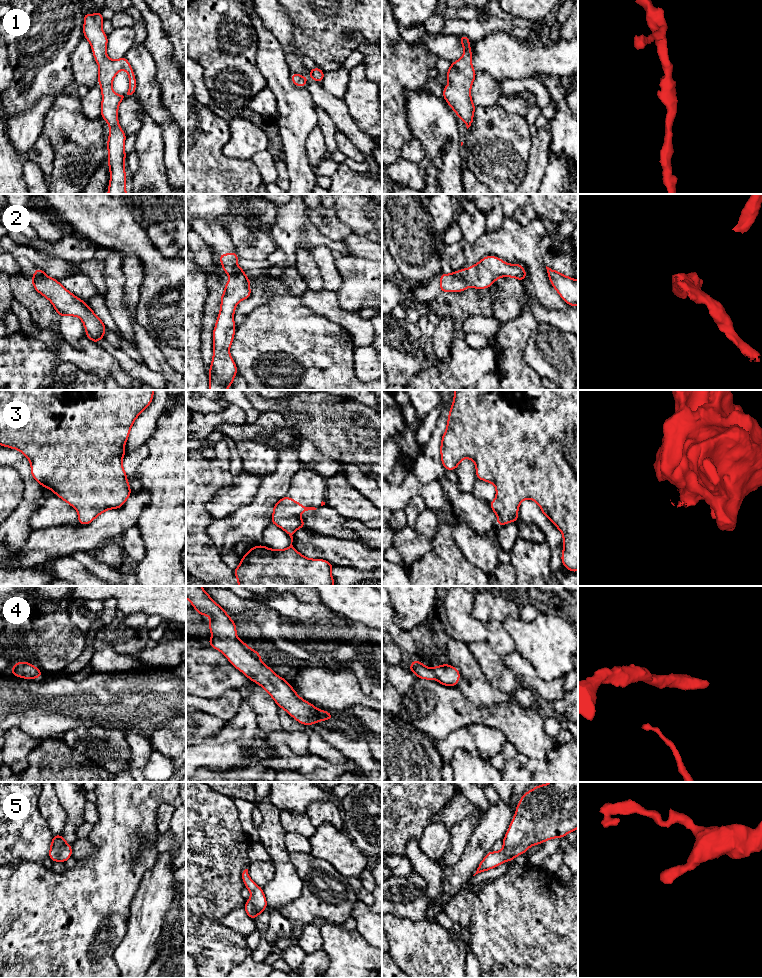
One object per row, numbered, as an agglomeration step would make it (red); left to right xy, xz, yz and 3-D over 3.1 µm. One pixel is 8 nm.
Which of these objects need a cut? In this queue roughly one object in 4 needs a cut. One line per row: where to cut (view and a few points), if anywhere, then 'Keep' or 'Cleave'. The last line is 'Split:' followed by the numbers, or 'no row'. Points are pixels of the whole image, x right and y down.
1: No split. Keep
2: No split. Keep
3: No split. Keep
4: No split. Keep
5: No split. Keep
Split: no row

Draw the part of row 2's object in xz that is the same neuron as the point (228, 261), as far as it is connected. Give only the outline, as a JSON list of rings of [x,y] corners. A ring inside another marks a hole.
[[[236,252],[219,254],[224,273],[229,274],[230,278],[224,286],[224,293],[220,296],[220,312],[213,330],[213,359],[208,371],[209,390],[227,390],[238,373],[229,352],[236,330],[234,311],[240,301],[251,296],[251,280],[246,277],[245,270],[237,265],[238,258]]]

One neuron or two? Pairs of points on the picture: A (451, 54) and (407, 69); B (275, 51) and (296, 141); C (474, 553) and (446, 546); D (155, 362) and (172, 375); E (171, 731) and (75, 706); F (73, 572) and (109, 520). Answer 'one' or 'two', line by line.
A: two
B: one
C: two
D: one
E: two
F: two

